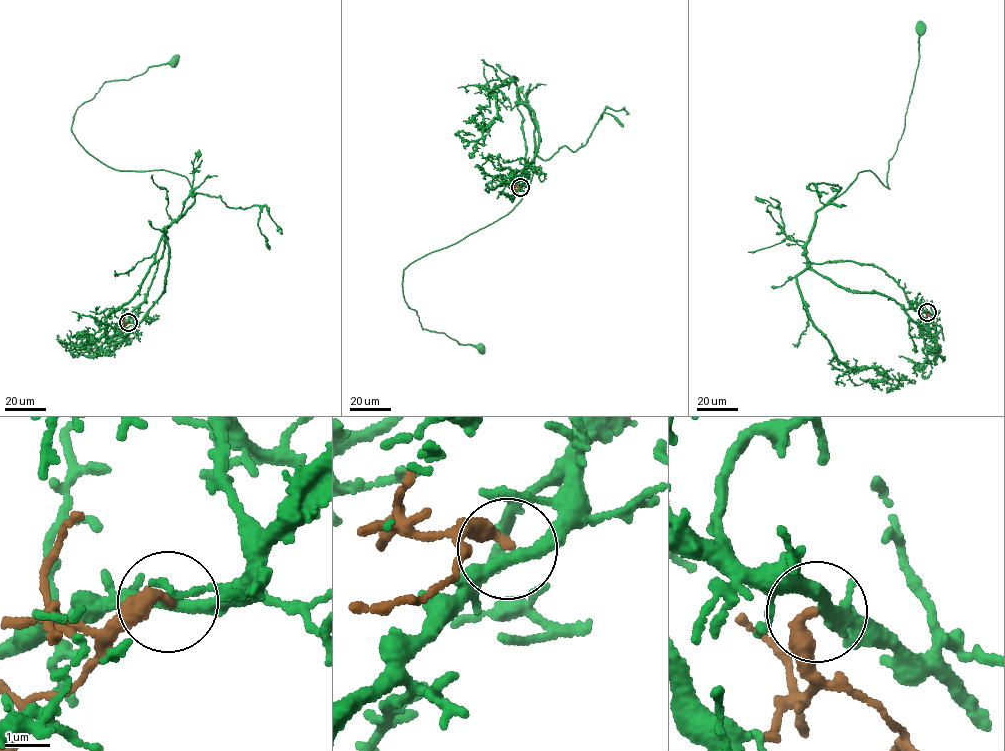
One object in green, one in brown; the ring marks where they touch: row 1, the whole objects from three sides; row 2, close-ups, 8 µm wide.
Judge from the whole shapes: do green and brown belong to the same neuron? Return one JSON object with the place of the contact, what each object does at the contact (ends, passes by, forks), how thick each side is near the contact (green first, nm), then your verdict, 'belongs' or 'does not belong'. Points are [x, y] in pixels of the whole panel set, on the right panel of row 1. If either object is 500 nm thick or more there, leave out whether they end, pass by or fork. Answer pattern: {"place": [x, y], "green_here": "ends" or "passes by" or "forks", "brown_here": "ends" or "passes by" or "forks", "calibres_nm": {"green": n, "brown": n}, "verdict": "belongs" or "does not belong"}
{"place": [927, 312], "green_here": "passes by", "brown_here": "ends", "calibres_nm": {"green": 280, "brown": 320}, "verdict": "belongs"}

